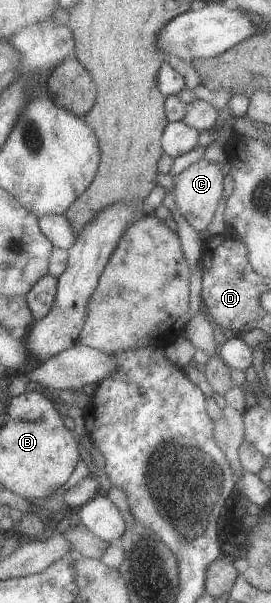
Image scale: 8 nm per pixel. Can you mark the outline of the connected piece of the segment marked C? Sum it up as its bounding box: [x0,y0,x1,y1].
[174,160,225,231]

